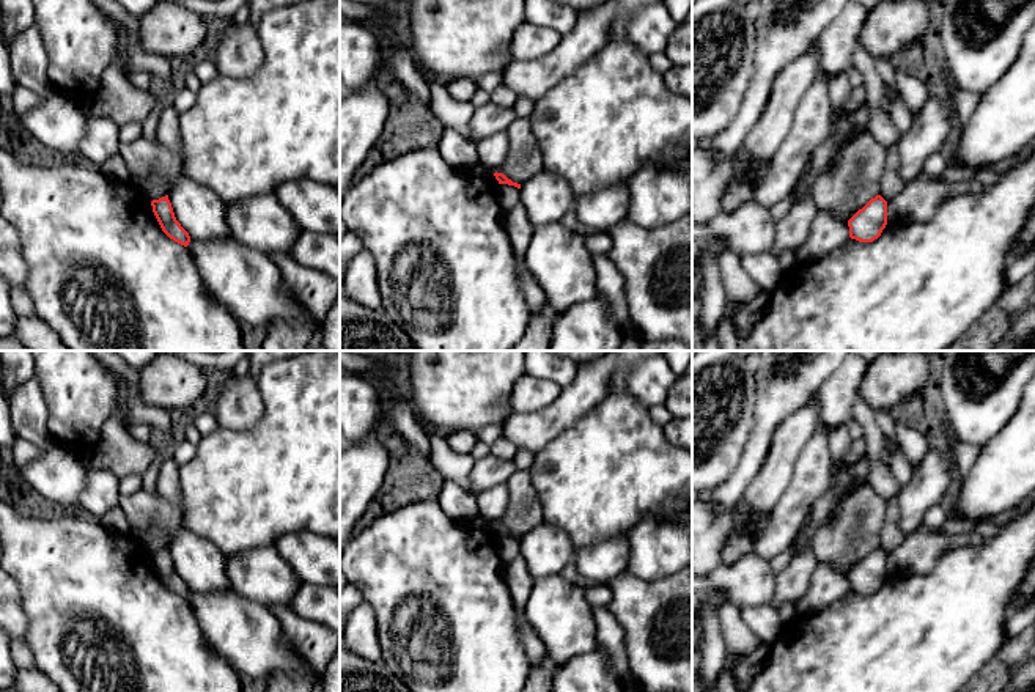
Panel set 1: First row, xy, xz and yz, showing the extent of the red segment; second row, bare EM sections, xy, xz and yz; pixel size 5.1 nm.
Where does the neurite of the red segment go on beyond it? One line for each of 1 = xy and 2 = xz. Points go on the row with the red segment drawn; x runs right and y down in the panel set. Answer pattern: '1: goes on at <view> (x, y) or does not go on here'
1: does not go on here
2: does not go on here

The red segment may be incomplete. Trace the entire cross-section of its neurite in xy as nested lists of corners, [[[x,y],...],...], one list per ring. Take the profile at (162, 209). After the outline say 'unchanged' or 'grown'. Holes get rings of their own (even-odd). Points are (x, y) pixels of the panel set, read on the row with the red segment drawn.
[[[168,195],[159,200],[153,200],[151,206],[162,231],[175,242],[187,247],[190,242],[190,236],[176,220]]]; unchanged

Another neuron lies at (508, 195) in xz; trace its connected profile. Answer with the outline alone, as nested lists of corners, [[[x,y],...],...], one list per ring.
[[[500,184],[497,200],[505,212],[508,212],[518,201],[521,201],[521,190],[514,186]]]

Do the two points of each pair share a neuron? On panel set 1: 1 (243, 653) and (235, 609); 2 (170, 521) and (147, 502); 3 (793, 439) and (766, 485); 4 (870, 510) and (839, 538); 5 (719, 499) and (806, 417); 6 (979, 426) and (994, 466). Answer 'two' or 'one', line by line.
1: one
2: one
3: one
4: one
5: two
6: two

